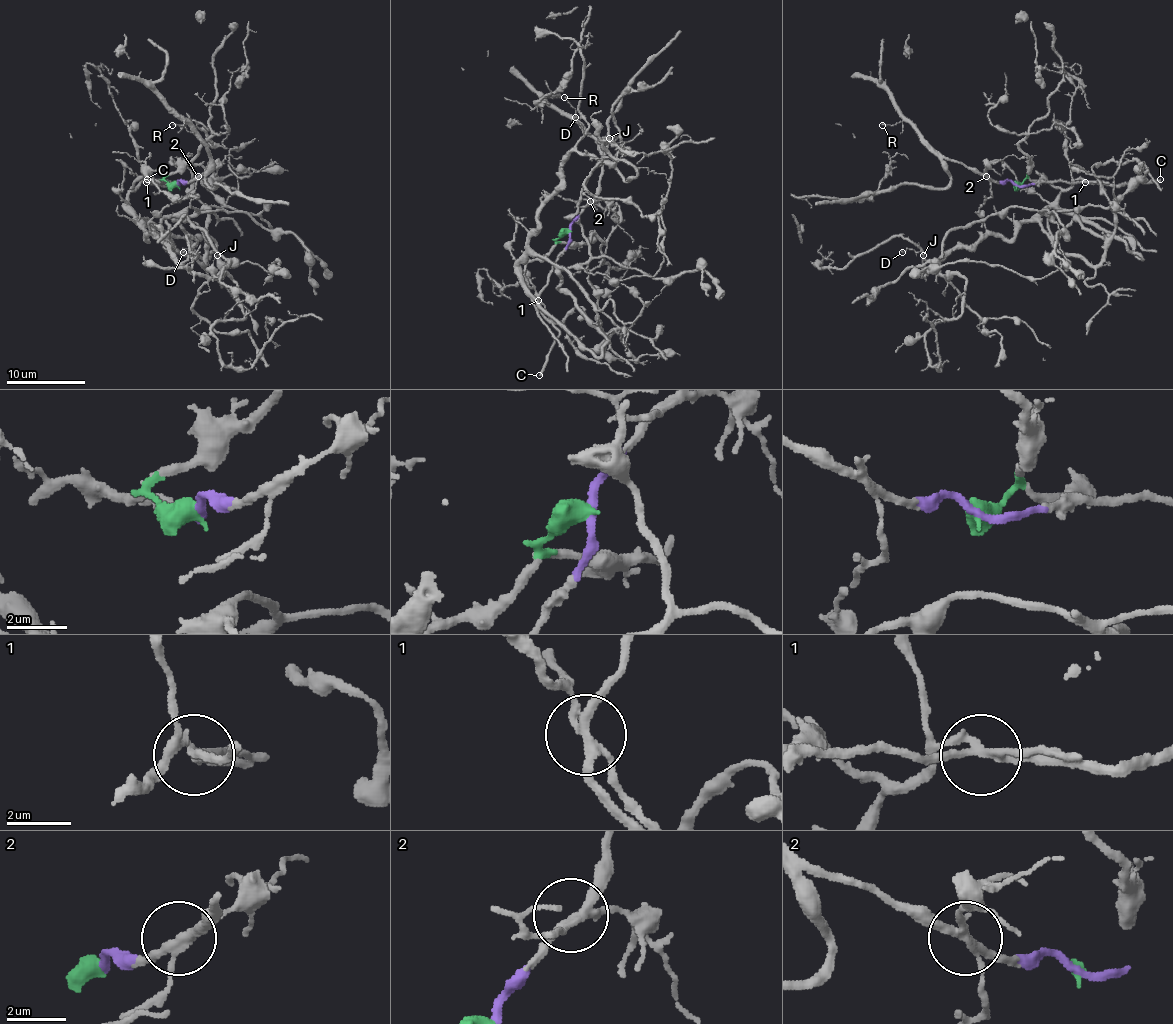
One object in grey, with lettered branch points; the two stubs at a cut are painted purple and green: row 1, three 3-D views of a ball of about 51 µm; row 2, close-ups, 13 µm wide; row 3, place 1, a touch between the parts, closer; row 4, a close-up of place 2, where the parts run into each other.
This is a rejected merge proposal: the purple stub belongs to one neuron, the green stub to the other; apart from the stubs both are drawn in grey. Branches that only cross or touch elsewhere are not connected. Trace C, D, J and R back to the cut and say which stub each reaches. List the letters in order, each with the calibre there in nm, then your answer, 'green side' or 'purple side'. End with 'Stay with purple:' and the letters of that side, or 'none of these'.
C: 280 nm thick; purple side
D: 120 nm thick; green side
J: 100 nm thick; green side
R: 120 nm thick; purple side
Stay with purple: C, R

